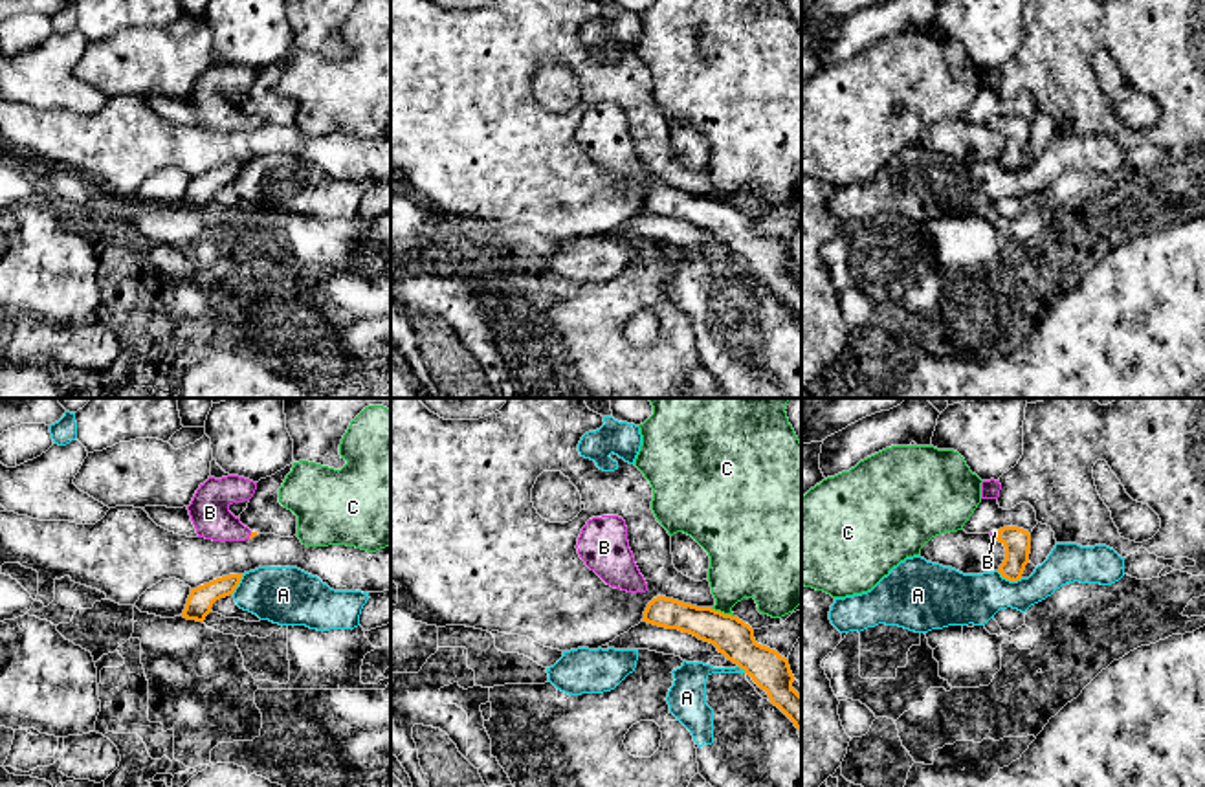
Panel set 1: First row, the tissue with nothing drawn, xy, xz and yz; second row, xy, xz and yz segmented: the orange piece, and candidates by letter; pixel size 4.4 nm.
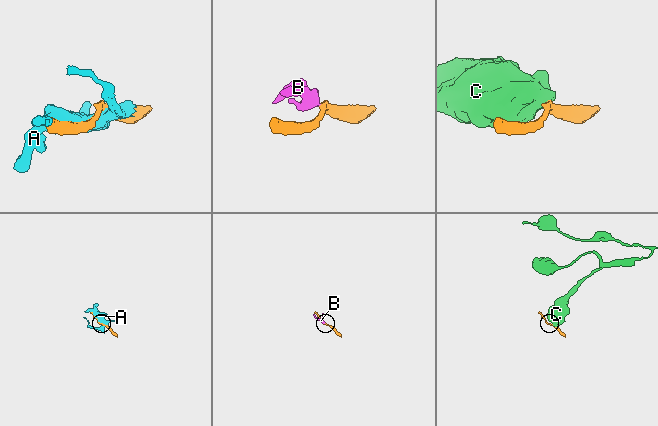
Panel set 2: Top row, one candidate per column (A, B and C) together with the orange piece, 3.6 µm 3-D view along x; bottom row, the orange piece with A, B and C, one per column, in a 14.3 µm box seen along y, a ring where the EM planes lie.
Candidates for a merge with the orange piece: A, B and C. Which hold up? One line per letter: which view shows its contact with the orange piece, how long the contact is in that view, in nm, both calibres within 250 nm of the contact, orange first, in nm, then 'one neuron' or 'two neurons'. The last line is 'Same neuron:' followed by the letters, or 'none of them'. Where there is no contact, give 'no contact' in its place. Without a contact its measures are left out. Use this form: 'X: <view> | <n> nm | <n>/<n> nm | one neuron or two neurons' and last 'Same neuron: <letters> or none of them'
A: yz | 120 nm | 120/240 nm | two neurons
B: xy | 40 nm | 20/180 nm | one neuron
C: xz | 110 nm | 170/320 nm | two neurons
Same neuron: B

